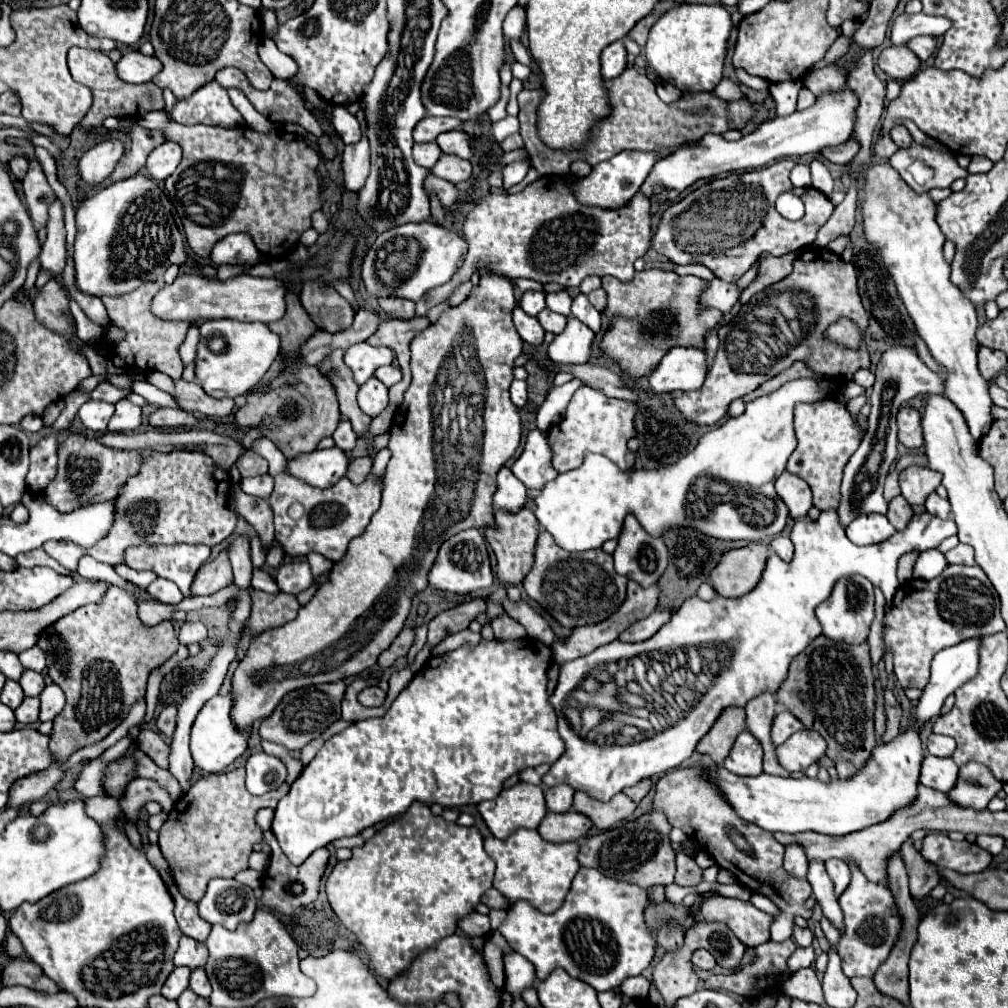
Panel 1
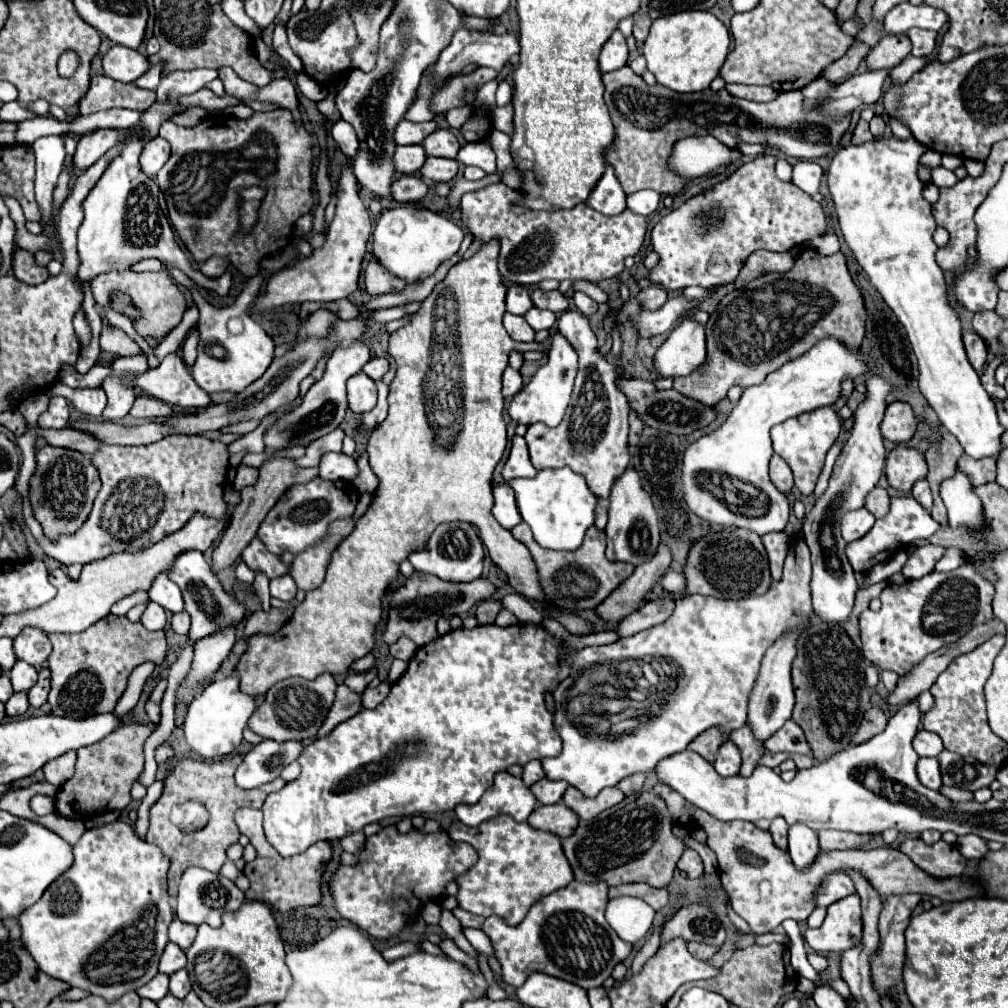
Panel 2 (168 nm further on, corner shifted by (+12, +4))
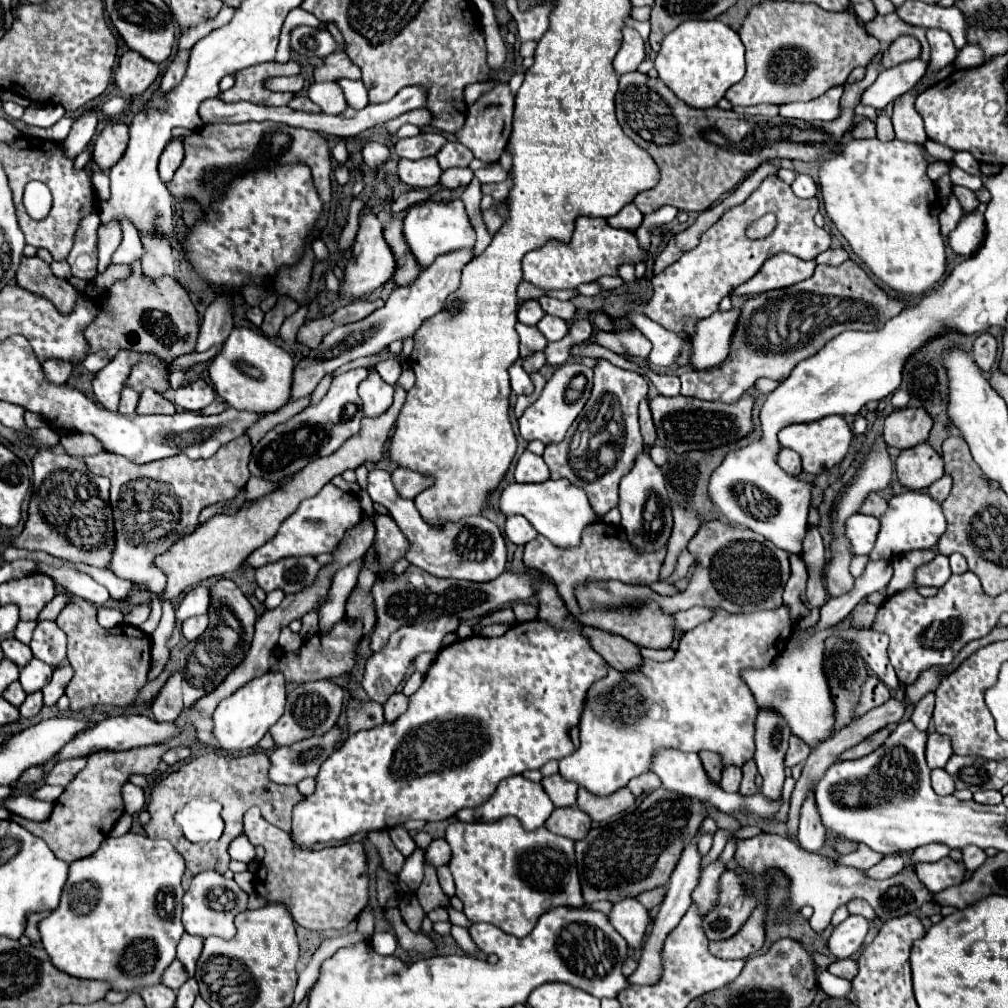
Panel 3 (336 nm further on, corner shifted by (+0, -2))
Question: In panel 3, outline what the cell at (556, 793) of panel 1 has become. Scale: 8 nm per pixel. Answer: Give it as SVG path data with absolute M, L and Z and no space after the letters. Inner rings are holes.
M560 773L544 777L542 787L550 795L550 799L552 799L552 803L556 807L572 807L572 805L576 805L578 785L574 781L564 779Z

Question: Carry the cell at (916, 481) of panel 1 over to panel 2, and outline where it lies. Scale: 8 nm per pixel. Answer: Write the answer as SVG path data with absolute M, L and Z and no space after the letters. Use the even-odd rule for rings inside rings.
M898 445L896 449L890 451L888 459L886 459L886 479L888 485L900 493L910 493L914 483L924 479L928 473L928 463L924 453Z

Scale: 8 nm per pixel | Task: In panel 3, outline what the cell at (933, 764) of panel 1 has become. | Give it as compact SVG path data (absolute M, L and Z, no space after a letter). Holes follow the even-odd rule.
M934 769L932 771L932 789L938 795L950 795L950 793L954 793L954 781L950 779L950 775L946 775L944 769Z

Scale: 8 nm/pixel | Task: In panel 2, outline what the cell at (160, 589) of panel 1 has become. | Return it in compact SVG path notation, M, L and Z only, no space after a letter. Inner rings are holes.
M162 573L152 581L148 595L150 595L150 601L162 605L170 613L178 613L178 611L184 609L184 601L182 601L182 593L180 593L178 585L174 585Z

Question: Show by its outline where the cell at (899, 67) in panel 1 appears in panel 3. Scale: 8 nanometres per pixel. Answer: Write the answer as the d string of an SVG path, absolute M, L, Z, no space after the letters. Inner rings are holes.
M902 35L894 43L890 43L890 47L882 53L882 65L888 69L904 61L912 61L918 55L920 55L918 39L912 35Z

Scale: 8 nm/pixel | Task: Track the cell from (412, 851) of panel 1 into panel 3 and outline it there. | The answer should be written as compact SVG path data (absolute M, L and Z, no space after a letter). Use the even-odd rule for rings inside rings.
M434 839L426 849L426 863L440 867L446 865L448 861L450 861L450 845L446 843L446 839Z

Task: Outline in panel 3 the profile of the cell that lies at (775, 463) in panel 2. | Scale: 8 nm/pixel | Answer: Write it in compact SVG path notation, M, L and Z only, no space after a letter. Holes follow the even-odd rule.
M780 449L778 453L778 465L788 473L798 477L802 473L802 463L800 463L800 455L792 449Z

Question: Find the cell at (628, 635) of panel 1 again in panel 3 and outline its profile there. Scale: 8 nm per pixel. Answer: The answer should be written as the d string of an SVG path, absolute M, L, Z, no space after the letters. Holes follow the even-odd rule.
M692 607L692 609L688 609L688 611L676 613L674 617L676 617L676 627L678 627L680 631L690 631L690 629L694 629L696 625L712 619L712 615L714 615L714 609L708 609L708 607Z

